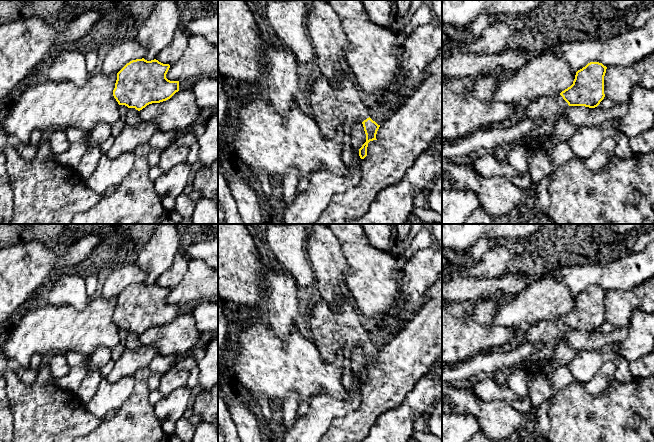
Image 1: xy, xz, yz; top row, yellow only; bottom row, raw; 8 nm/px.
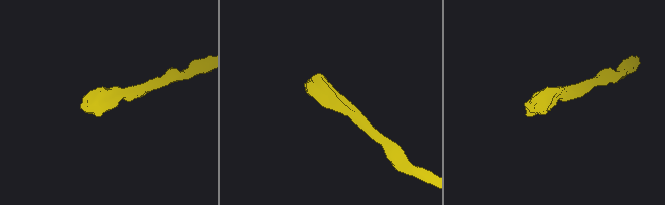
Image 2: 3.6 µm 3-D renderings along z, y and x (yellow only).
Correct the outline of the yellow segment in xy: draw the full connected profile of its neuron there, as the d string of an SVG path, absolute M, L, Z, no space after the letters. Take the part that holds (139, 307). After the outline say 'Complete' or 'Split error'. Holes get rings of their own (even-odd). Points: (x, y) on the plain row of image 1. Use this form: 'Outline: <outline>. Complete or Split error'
Outline: M144 282L132 284L127 287L118 297L113 320L119 329L135 332L140 335L152 327L160 327L170 323L179 315L179 305L170 305L166 298L169 288L163 288L154 283L147 285Z. Complete

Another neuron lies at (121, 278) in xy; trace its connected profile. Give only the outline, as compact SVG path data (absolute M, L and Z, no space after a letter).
M136 263L120 267L114 270L104 281L102 297L106 299L118 297L132 284L142 283L146 278L146 272Z

